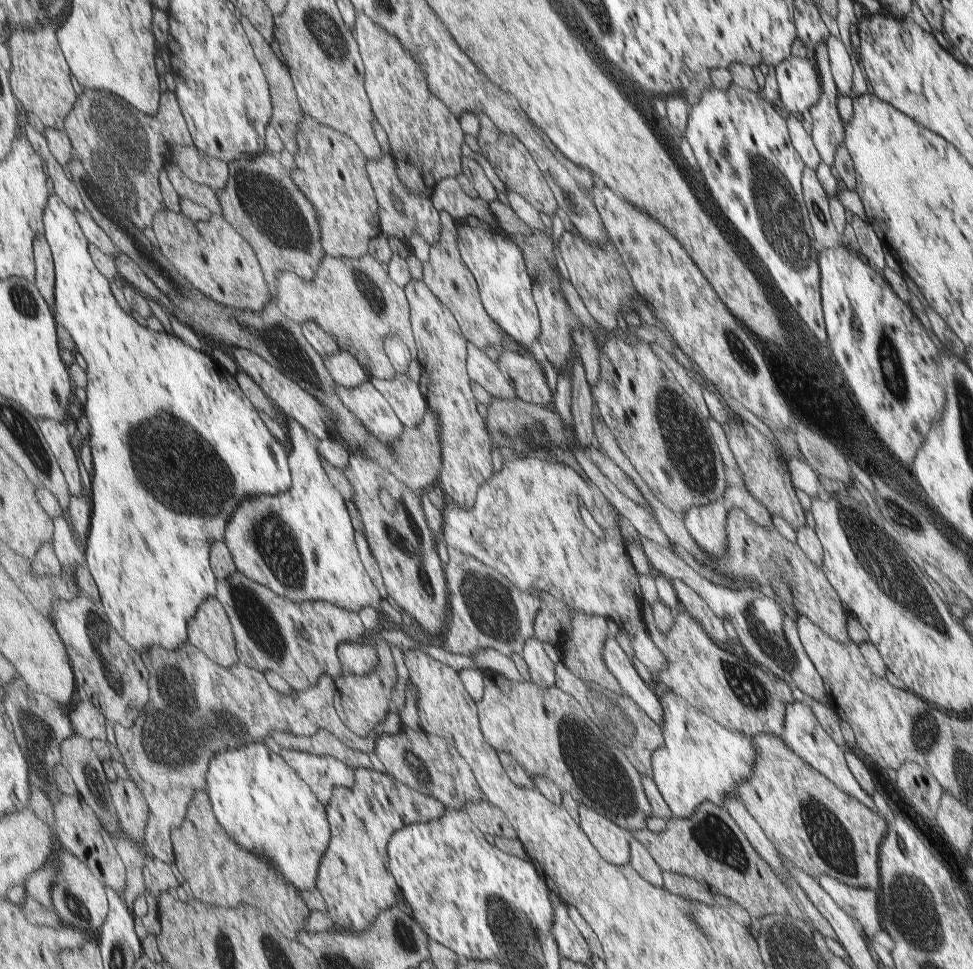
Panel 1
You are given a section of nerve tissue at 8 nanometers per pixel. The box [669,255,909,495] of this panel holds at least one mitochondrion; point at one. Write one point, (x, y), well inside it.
(741, 349)

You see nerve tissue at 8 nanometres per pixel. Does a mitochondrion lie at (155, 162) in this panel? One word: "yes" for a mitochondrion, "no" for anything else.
yes

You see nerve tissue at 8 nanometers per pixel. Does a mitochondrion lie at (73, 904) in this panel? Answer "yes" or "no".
yes

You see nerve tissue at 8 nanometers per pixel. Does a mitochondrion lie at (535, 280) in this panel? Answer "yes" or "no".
no

